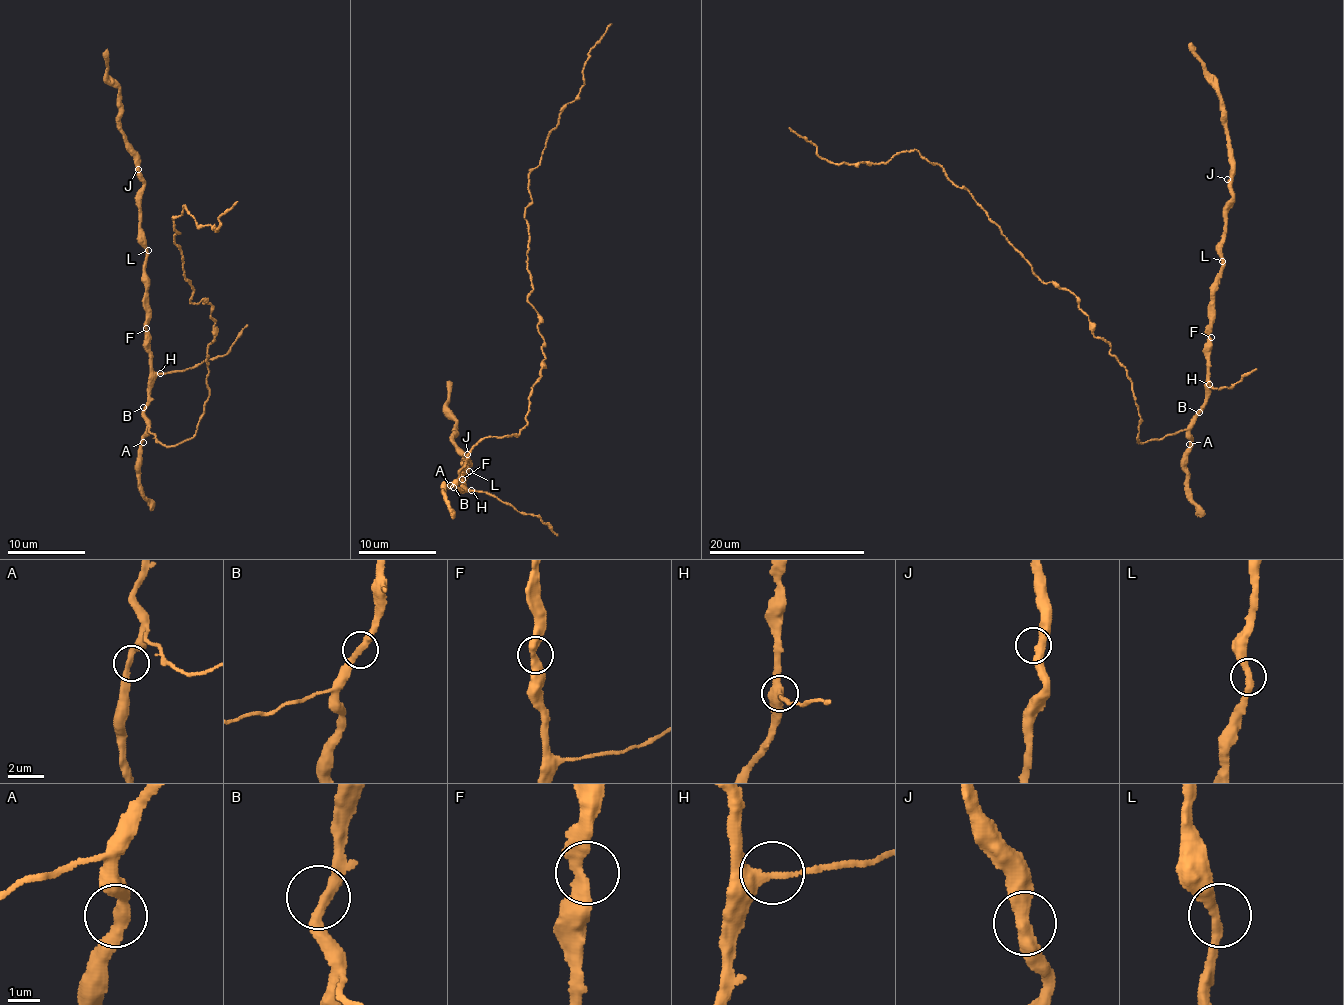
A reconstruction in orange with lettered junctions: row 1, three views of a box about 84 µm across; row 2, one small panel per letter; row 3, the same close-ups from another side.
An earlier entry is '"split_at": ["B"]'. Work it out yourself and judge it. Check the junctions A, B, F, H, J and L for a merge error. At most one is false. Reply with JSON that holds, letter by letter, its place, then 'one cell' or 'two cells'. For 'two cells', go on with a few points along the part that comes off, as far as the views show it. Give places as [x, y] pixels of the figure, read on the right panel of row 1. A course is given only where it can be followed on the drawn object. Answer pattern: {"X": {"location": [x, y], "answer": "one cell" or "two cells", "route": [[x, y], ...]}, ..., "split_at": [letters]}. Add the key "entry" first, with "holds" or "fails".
{"entry": "fails", "A": {"location": [1189, 444], "answer": "one cell"}, "B": {"location": [1199, 412], "answer": "one cell"}, "F": {"location": [1211, 337], "answer": "one cell"}, "H": {"location": [1209, 384], "answer": "one cell"}, "J": {"location": [1227, 179], "answer": "one cell"}, "L": {"location": [1222, 261], "answer": "one cell"}, "split_at": []}

